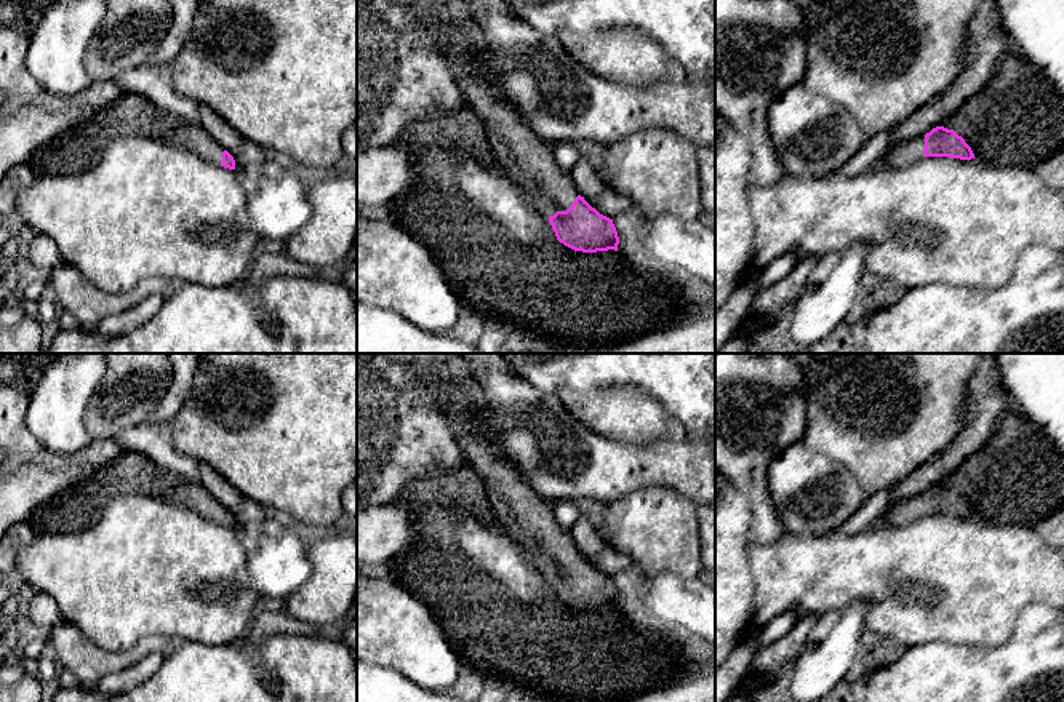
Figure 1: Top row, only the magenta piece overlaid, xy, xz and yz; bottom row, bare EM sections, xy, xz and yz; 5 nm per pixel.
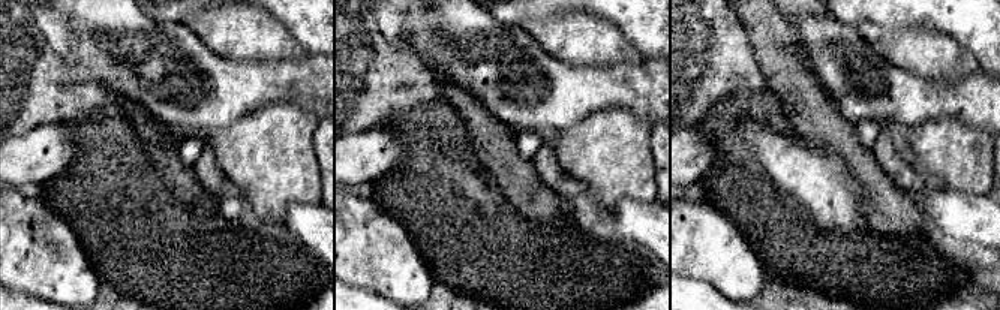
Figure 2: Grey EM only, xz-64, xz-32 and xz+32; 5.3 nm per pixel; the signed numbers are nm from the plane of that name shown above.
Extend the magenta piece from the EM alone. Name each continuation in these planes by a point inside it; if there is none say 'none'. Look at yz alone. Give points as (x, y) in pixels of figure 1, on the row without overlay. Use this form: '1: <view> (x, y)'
1: yz (906, 512)

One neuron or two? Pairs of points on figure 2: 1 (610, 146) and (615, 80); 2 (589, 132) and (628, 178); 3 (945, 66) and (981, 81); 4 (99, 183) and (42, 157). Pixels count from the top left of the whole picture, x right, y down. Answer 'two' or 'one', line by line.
1: two
2: one
3: two
4: two

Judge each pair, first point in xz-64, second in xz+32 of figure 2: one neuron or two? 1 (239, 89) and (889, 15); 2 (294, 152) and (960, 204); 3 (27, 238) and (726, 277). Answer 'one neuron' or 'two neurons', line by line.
1: two neurons
2: two neurons
3: one neuron

